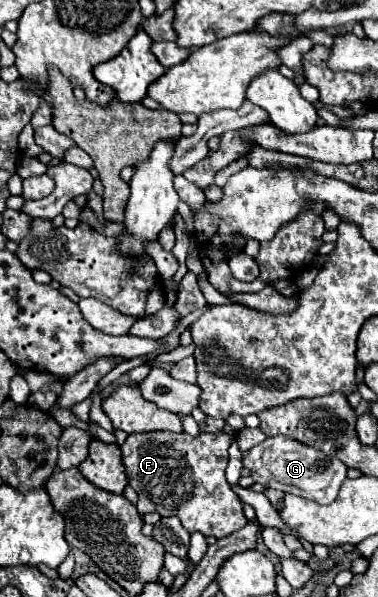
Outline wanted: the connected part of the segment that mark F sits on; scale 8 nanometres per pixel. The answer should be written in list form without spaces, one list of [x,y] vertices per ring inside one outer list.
[[[172,431],[128,435],[120,445],[120,451],[128,485],[138,493],[138,513],[158,513],[162,517],[174,515],[190,533],[198,531],[216,539],[242,529],[248,523],[242,511],[242,501],[224,477],[230,441],[232,437],[224,431],[200,433],[198,437]]]

